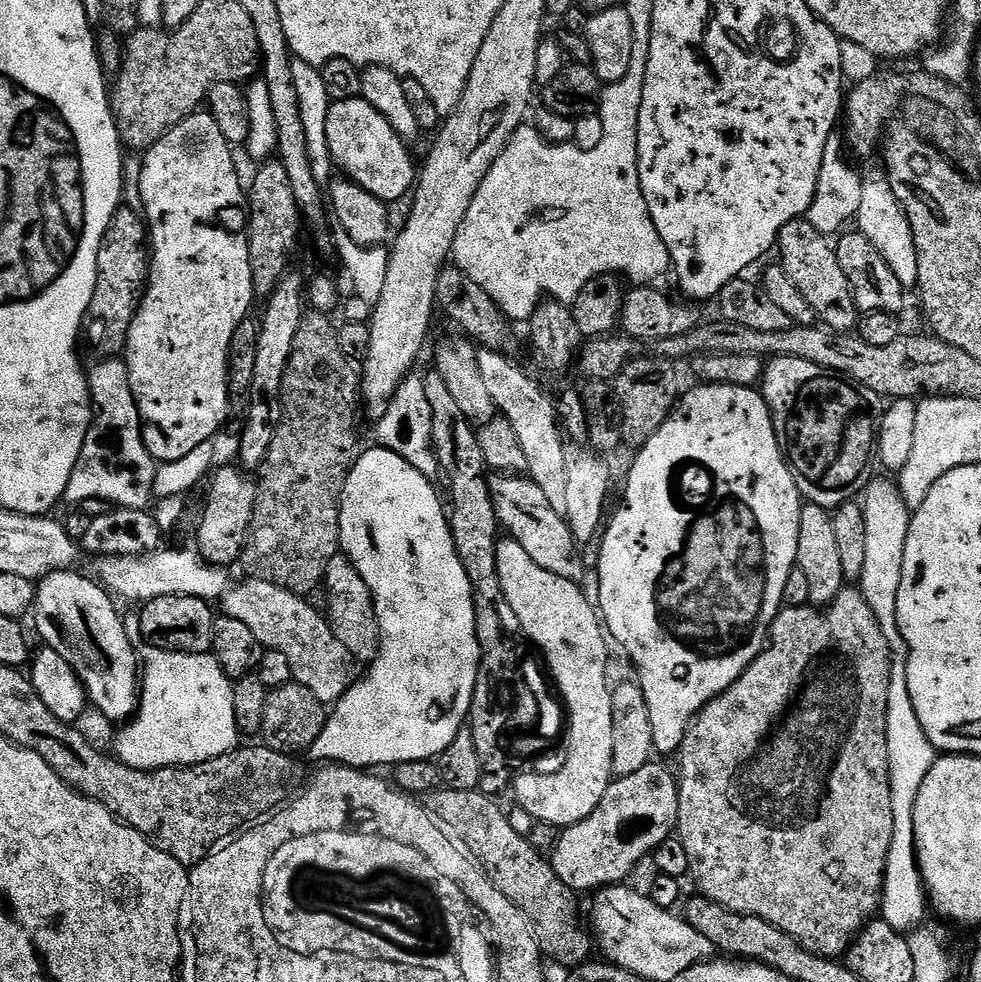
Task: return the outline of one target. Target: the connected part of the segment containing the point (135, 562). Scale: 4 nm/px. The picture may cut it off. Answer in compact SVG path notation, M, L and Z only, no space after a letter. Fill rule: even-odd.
M155 550L141 556L101 556L95 561L95 579L113 597L119 598L119 596L125 596L128 600L140 600L139 602L147 602L159 596L197 596L209 602L216 602L228 591L230 579L228 580L227 575L229 573L225 569L215 568L214 565L208 564L200 557L199 552L195 550L189 550L189 552L162 551Z

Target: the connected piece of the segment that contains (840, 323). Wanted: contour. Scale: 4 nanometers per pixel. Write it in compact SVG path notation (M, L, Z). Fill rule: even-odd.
M801 218L782 226L779 252L783 275L788 276L798 290L802 290L802 298L810 302L817 321L829 332L851 333L858 324L858 309L852 297L850 282L846 282L846 274L842 274L842 266L838 266L833 241L816 230L807 219Z

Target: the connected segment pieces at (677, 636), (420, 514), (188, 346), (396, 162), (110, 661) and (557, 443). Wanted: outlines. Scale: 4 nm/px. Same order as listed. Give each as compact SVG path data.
M706 383L695 387L679 397L671 417L635 453L636 461L628 472L628 485L624 488L624 505L617 510L612 521L607 521L606 531L603 533L604 541L603 536L599 541L598 612L607 635L624 647L625 654L636 667L635 675L638 677L640 689L642 694L646 694L646 710L650 710L650 726L654 729L654 749L657 753L679 753L680 743L684 741L688 727L695 721L697 714L715 696L721 696L727 688L734 686L734 682L738 682L738 678L750 667L754 658L758 658L768 642L768 630L784 604L786 578L790 578L792 569L796 567L798 554L798 522L802 497L790 474L788 463L780 452L767 401L755 387Z
M372 446L369 452L361 451L357 455L356 462L352 466L352 472L344 487L344 497L340 499L340 546L343 555L362 574L362 582L370 586L372 601L376 607L376 625L380 627L380 650L376 653L376 659L371 661L368 673L357 679L348 693L341 700L337 700L331 709L328 721L324 724L322 734L312 743L310 756L320 760L316 762L331 762L342 764L350 768L361 770L376 770L379 764L395 766L402 762L414 762L415 760L432 760L439 758L442 750L454 742L460 729L465 727L469 719L471 702L474 698L474 688L478 678L480 666L480 648L478 638L475 636L475 604L472 601L472 583L462 570L462 562L458 558L458 550L454 546L452 529L446 508L440 505L440 496L436 493L437 485L427 480L405 458L400 457L390 449Z
M197 110L178 126L174 126L161 138L153 148L143 153L144 165L140 168L140 200L144 203L142 215L146 221L150 237L150 267L148 283L140 301L140 309L136 312L134 322L130 326L128 341L122 353L124 365L130 374L130 390L134 394L134 402L140 411L144 430L144 444L153 460L170 463L190 453L196 446L213 439L215 432L224 424L230 413L228 402L228 351L230 338L234 338L234 330L242 321L249 319L248 307L254 301L250 250L248 249L248 213L246 211L246 188L240 185L240 172L236 169L236 160L232 157L233 145L228 143L208 110Z
M362 98L329 103L326 114L326 142L335 167L347 179L362 186L374 198L385 202L400 200L413 191L418 180L418 164L408 153L409 145L396 133L394 126Z
M76 570L51 572L39 581L34 601L36 628L40 631L43 643L53 648L70 664L80 677L87 692L91 707L96 707L108 720L127 721L136 715L140 707L140 689L142 687L142 665L137 645L130 642L125 617L116 613L113 597L95 579L87 580L79 576Z
M500 350L477 351L476 361L482 374L482 382L486 382L486 391L490 393L490 398L494 398L497 413L505 416L510 426L514 426L514 434L518 434L522 454L526 454L527 479L536 483L542 494L546 494L550 506L554 506L559 516L566 517L566 490L569 484L567 466L570 452L564 449L564 440L560 437L562 421L557 405L514 361L507 360L504 355Z

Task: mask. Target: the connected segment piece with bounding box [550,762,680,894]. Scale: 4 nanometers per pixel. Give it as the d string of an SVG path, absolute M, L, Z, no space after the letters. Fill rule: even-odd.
M649 762L634 774L616 776L612 785L602 794L602 802L586 818L577 824L569 824L556 840L556 845L550 851L550 863L554 874L566 882L571 892L577 894L595 893L602 888L611 888L625 883L624 880L640 863L647 861L662 842L666 842L677 831L676 819L678 818L678 780L657 762Z

